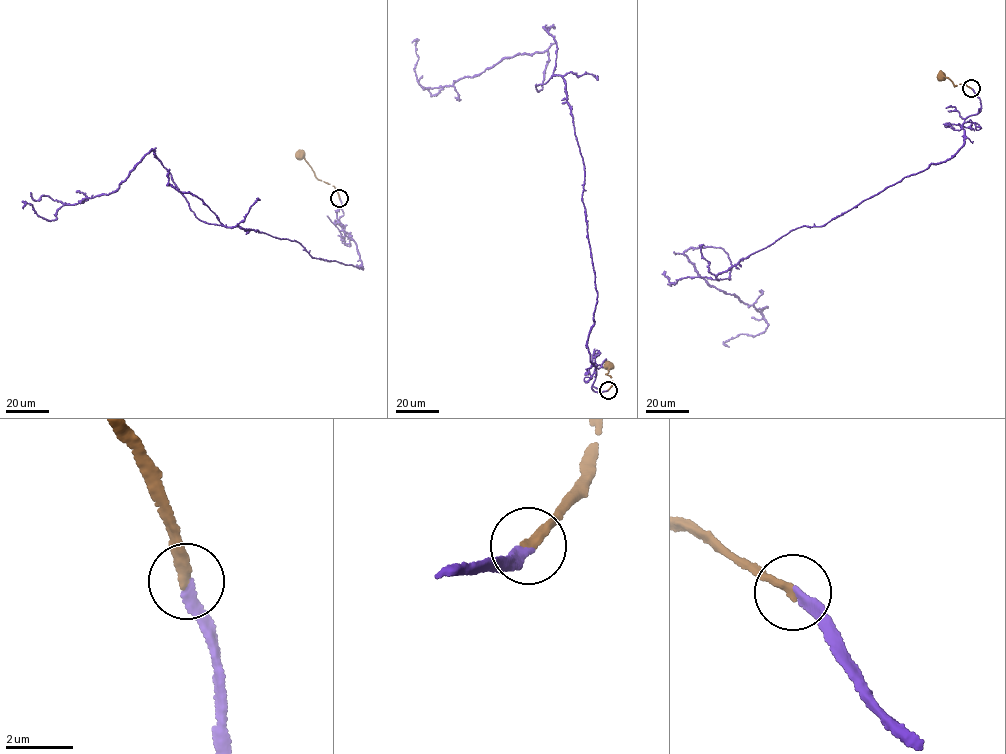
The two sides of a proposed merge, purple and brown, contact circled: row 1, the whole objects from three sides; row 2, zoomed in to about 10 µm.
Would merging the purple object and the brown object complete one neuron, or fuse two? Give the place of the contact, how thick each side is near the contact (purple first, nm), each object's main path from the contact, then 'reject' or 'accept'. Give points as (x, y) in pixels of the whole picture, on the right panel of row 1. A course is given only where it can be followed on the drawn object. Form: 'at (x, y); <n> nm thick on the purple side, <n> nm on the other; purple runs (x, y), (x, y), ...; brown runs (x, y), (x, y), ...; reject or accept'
at (971, 88); 280 nm thick on the purple side, 280 nm on the other; purple runs (971, 88), (981, 111), (952, 157), (716, 277), (730, 280), (722, 248), (687, 249), (767, 324), (729, 347); brown runs (971, 88), (962, 83), (954, 86), (948, 78), (940, 77); accept

